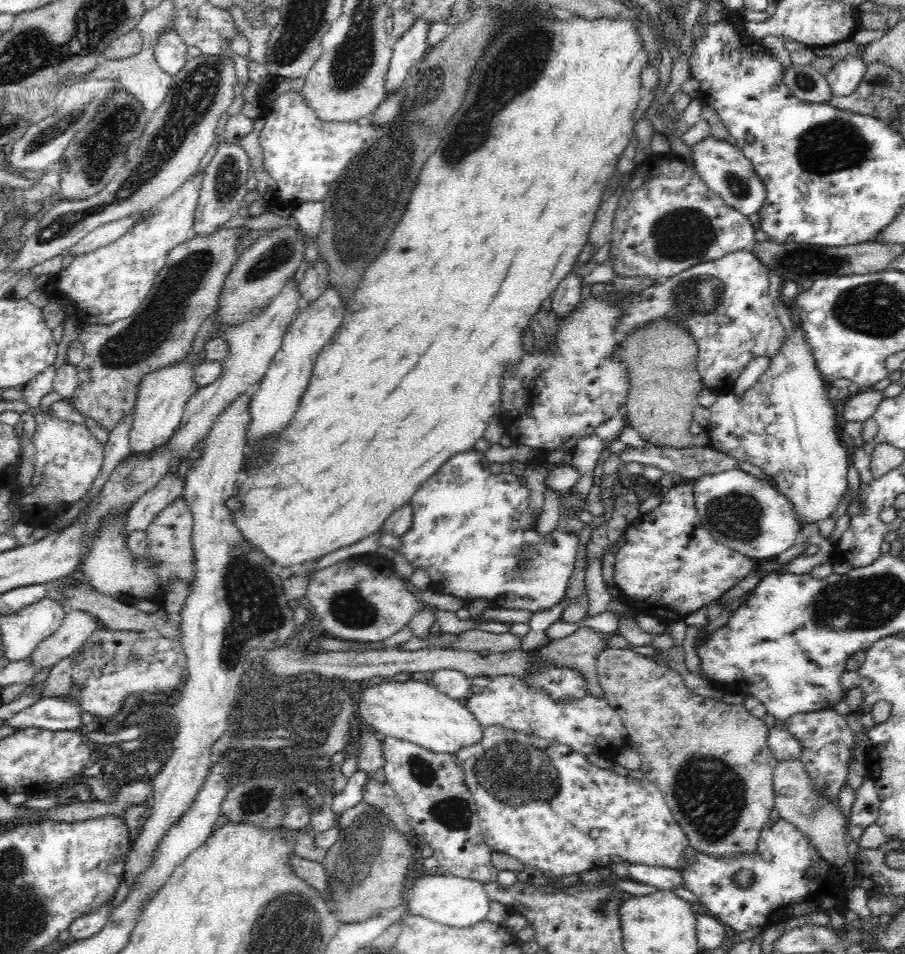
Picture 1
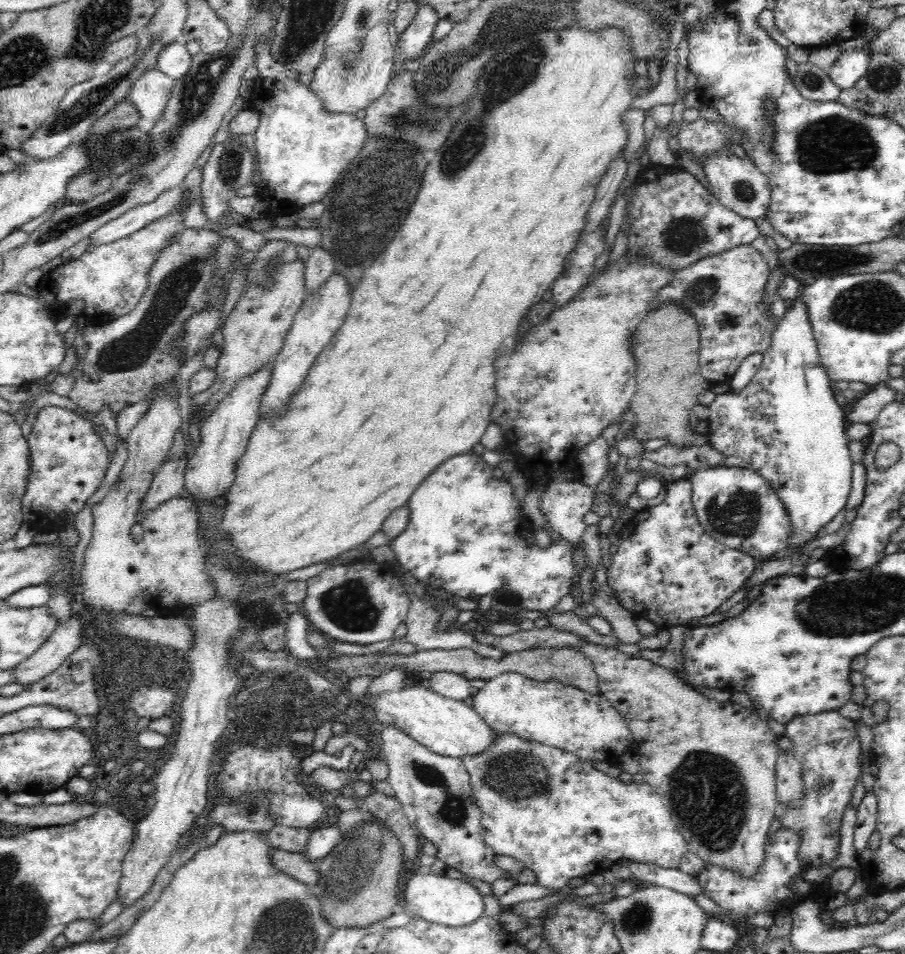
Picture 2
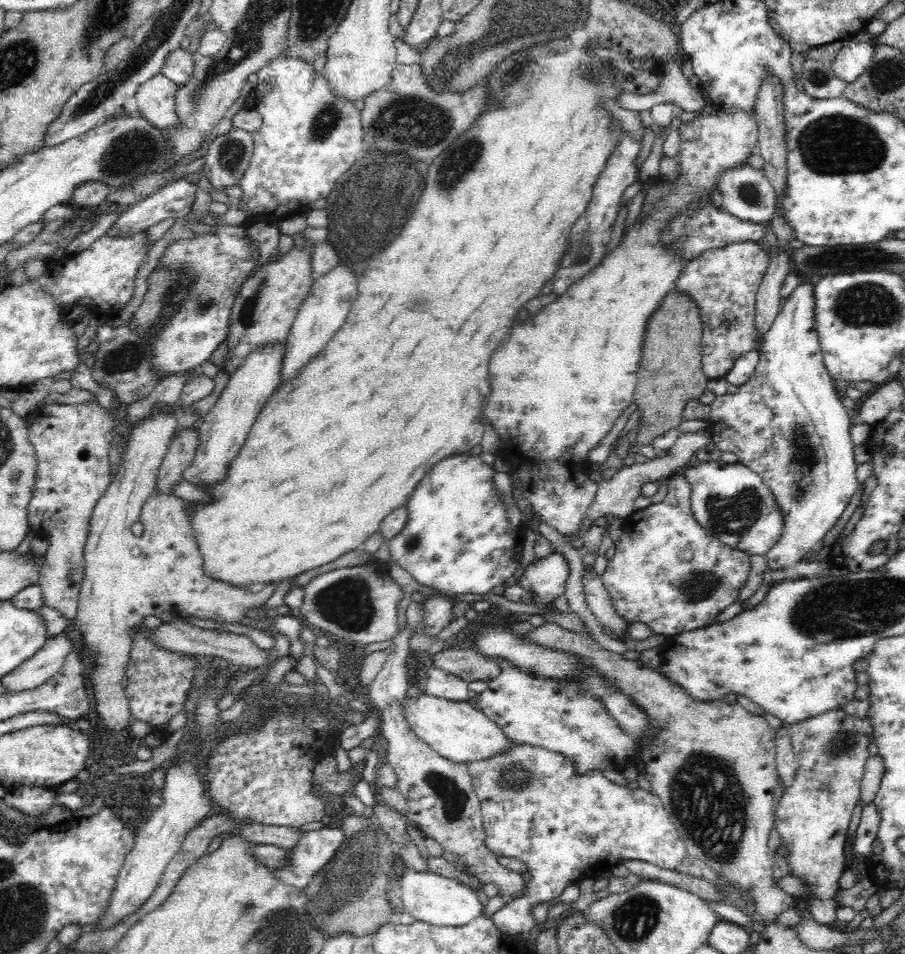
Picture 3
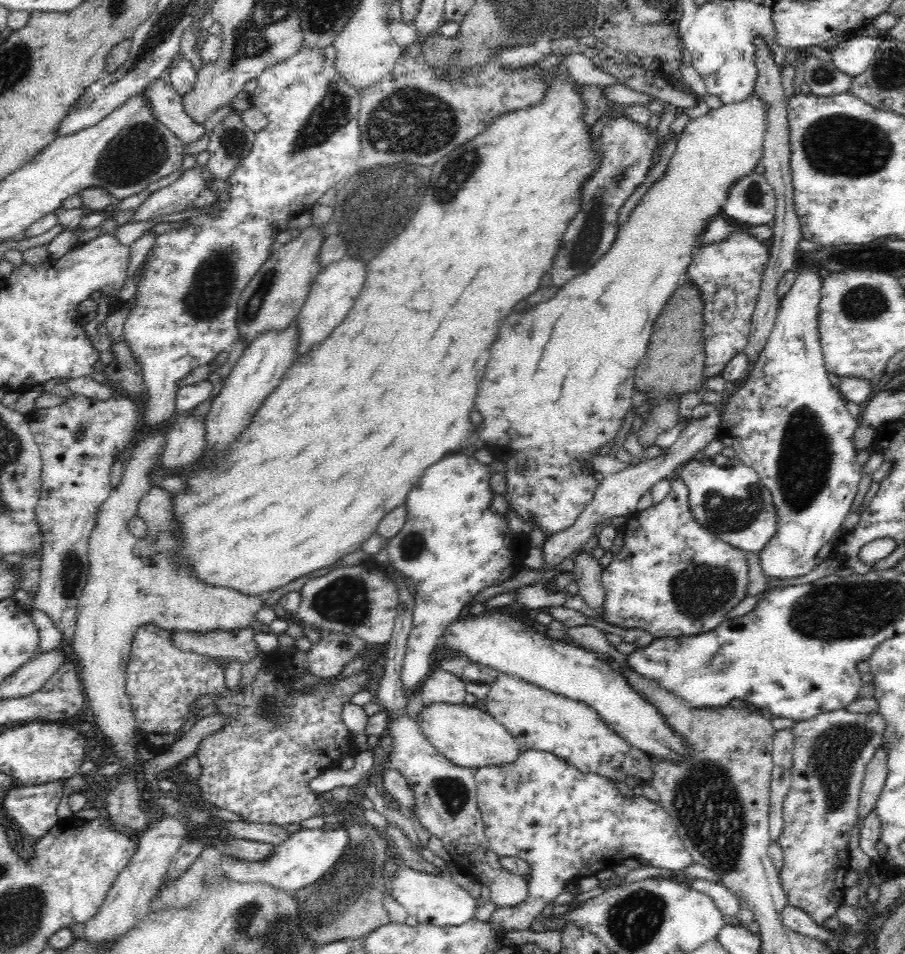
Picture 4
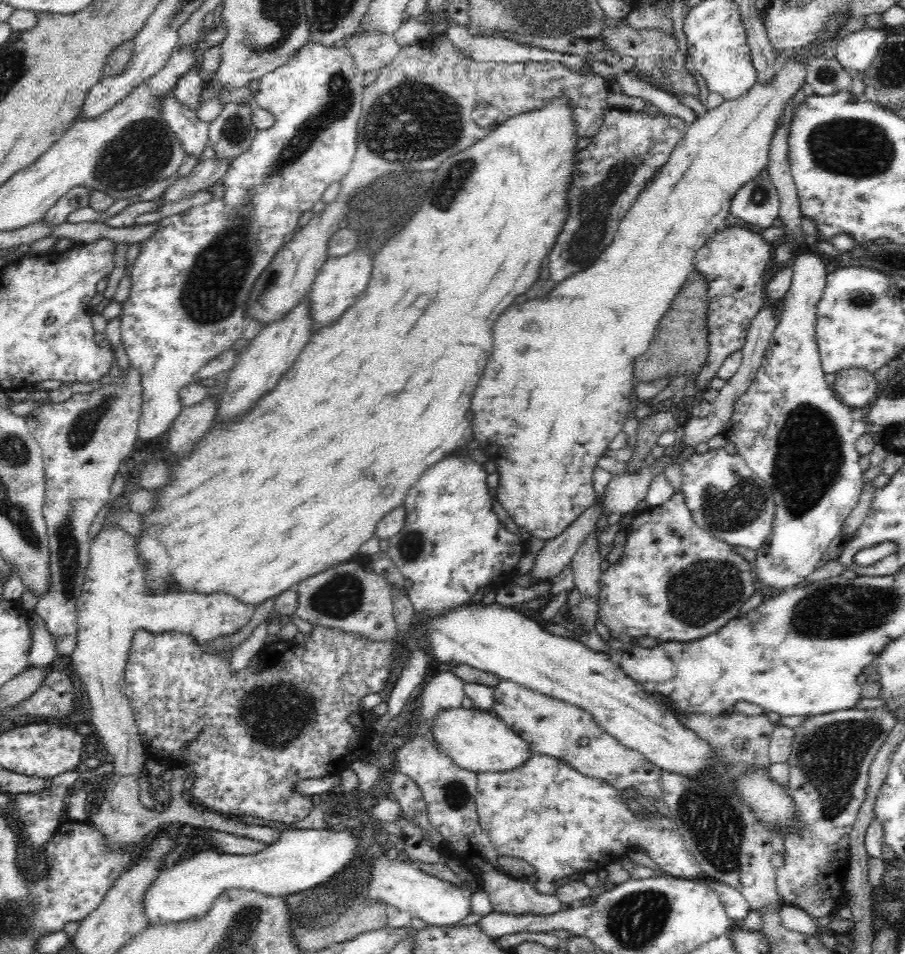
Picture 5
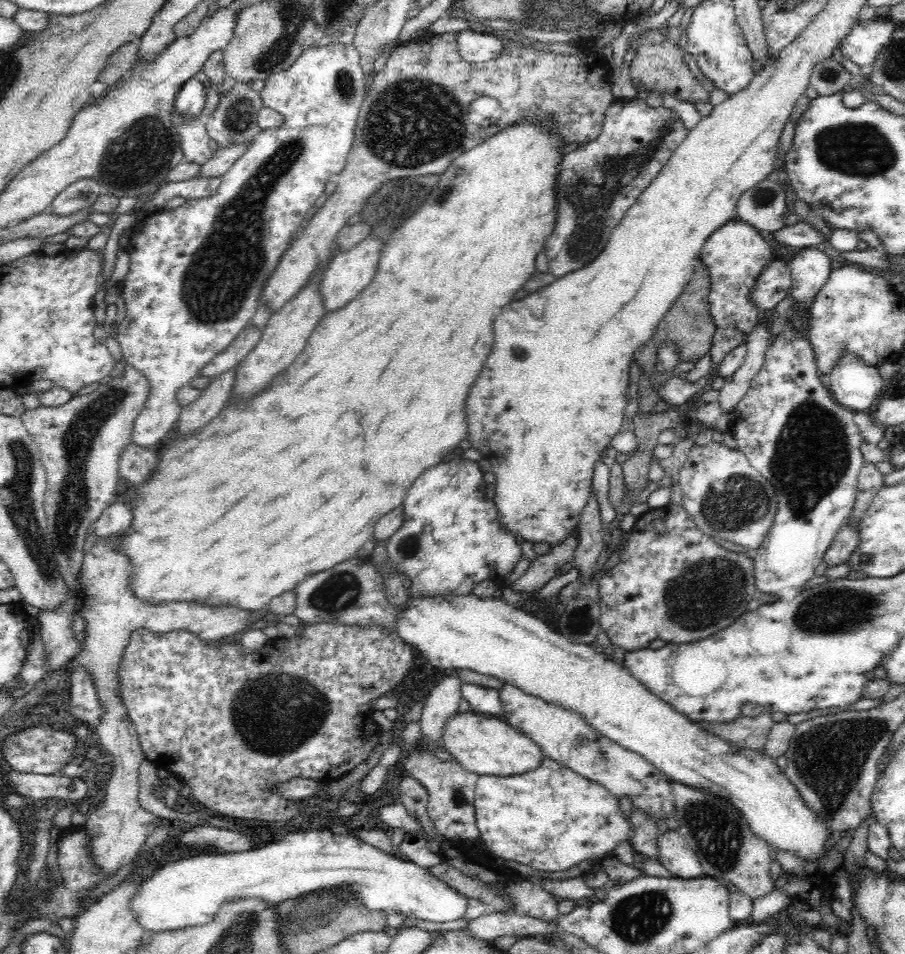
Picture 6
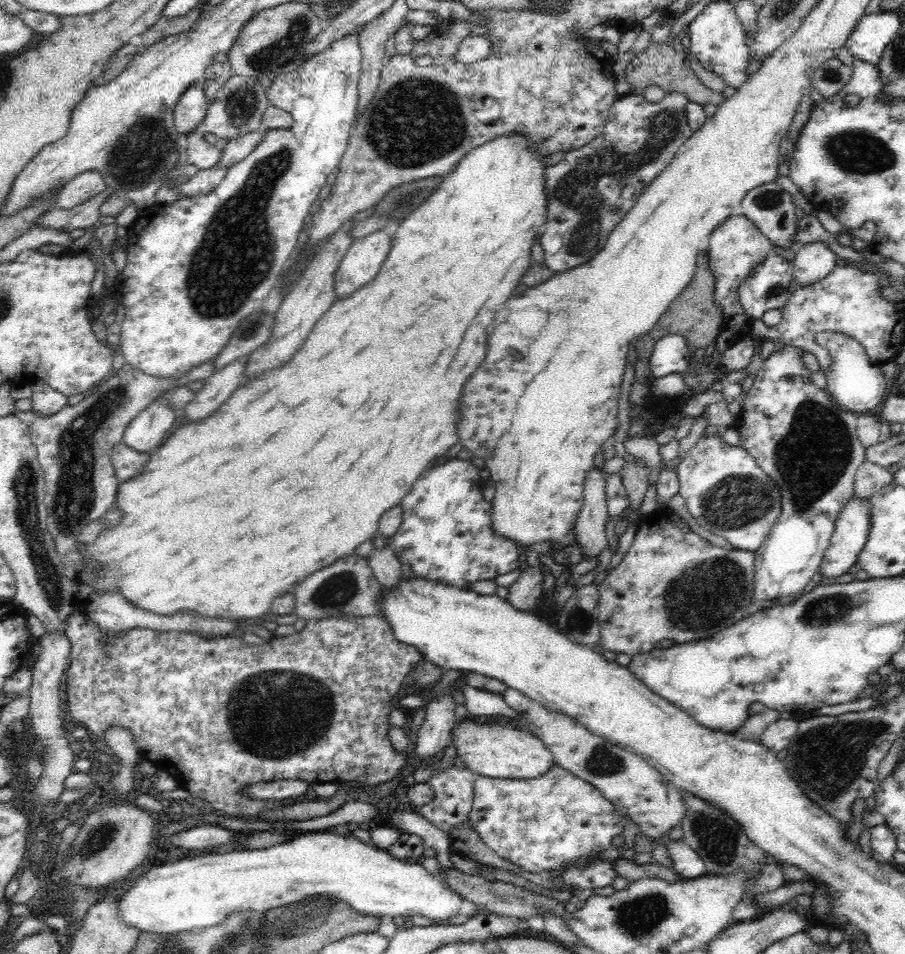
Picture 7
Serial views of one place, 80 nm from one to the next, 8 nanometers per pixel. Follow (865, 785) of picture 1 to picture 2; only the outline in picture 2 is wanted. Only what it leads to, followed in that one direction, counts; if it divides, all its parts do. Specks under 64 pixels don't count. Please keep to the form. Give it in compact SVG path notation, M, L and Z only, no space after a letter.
M873 789L866 790L858 808L855 810L855 826L853 834L853 846L859 854L863 854L868 848L868 840L872 831L876 829L878 818L877 796Z

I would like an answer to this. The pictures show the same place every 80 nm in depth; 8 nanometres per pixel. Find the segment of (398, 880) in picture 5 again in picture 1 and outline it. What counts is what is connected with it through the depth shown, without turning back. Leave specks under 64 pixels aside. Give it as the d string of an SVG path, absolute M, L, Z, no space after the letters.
M427 873L414 882L414 886L408 891L406 898L405 913L418 914L438 924L454 928L471 927L482 922L487 918L492 904L482 882L450 874Z

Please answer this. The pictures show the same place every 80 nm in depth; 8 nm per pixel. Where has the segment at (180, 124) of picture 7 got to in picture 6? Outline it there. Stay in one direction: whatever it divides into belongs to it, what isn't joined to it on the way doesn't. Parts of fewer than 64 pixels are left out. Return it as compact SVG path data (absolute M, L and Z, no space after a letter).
M192 76L180 86L180 90L178 90L176 98L174 98L175 103L173 106L184 116L198 117L205 105L207 91L208 85L202 79L202 76Z

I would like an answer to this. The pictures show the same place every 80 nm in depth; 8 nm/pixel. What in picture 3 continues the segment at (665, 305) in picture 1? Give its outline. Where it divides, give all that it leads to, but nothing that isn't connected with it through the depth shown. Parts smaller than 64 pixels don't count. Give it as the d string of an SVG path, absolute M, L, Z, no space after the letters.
M738 241L723 249L707 250L681 267L670 291L688 295L698 309L703 332L700 346L702 371L709 380L725 379L738 358L751 350L761 349L765 334L757 334L755 296L770 261L757 243Z

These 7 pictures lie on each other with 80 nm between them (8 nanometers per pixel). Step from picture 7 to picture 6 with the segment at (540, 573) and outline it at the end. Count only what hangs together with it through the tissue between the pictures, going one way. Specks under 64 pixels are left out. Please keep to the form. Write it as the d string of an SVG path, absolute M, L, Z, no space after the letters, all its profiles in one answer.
M577 524L562 542L550 544L547 553L537 555L530 568L512 583L512 588L516 592L534 592L540 586L544 586L548 580L556 578L562 570L562 566L574 558L579 538L577 537Z

